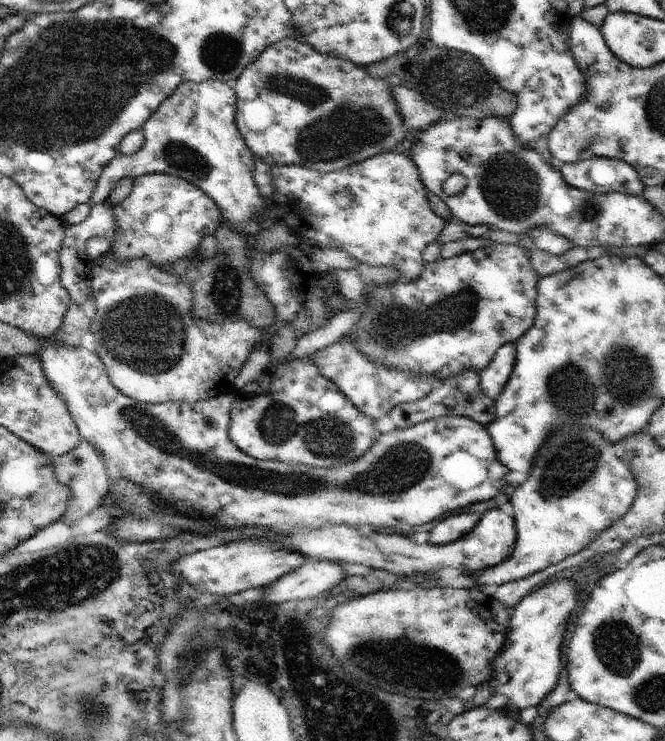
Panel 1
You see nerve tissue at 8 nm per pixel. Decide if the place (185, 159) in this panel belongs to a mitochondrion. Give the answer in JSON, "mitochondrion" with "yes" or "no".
{"mitochondrion":"yes"}

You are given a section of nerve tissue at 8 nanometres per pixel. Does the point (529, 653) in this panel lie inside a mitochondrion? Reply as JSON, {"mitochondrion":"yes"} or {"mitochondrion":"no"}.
{"mitochondrion":"no"}

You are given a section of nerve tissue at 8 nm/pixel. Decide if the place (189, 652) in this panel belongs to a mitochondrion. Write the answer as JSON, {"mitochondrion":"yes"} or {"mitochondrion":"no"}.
{"mitochondrion":"yes"}

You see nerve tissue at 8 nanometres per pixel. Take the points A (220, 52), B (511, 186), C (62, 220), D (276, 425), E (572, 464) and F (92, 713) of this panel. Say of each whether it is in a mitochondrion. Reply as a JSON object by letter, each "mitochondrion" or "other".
{"A":"mitochondrion","B":"mitochondrion","C":"other","D":"mitochondrion","E":"mitochondrion","F":"mitochondrion"}

